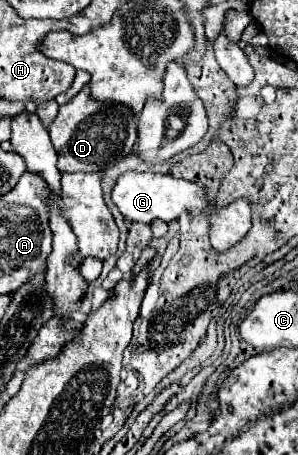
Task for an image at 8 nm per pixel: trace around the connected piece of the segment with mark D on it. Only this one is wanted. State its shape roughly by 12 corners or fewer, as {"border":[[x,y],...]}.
{"border":[[83,87],[49,125],[59,169],[105,173],[137,119]]}

